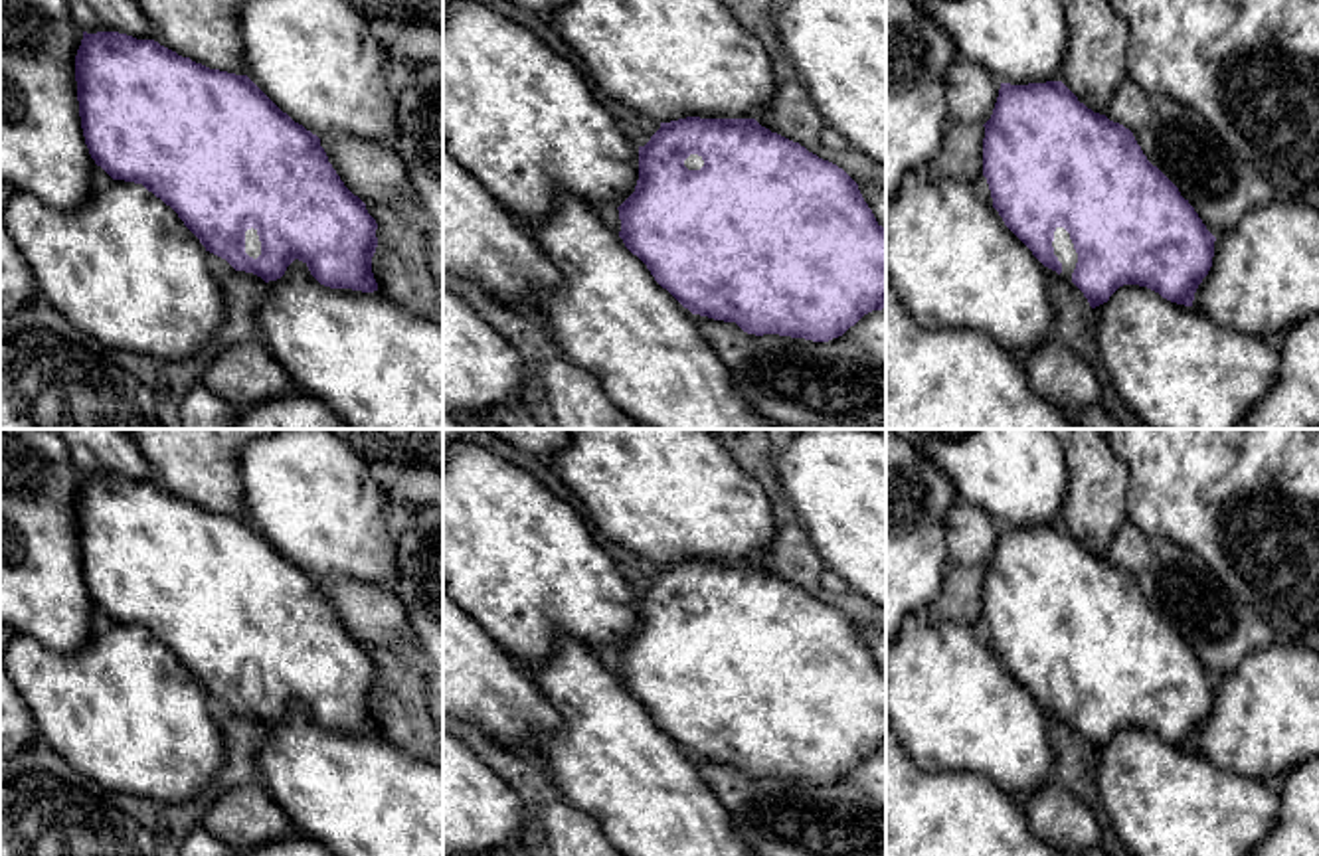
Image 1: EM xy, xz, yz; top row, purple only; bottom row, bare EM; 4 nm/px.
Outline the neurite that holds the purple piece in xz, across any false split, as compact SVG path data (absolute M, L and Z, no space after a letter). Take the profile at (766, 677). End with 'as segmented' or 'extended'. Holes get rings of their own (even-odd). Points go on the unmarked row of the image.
M686 559L660 565L651 583L639 589L635 635L617 652L625 690L692 757L736 765L755 779L829 785L864 757L886 751L886 672L858 627L836 607L755 561Z; extended

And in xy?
M83 474L75 498L81 571L91 601L113 623L142 627L170 648L206 694L235 714L277 724L299 702L330 731L378 733L372 700L378 690L376 662L332 607L320 581L283 556L247 518L210 512L154 482L119 474Z; extended

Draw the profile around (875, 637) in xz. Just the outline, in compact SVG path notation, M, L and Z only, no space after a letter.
M886 623L882 625L870 625L870 627L858 627L858 633L872 652L878 668L886 672Z

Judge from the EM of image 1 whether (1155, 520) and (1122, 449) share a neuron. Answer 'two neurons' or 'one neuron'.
one neuron

